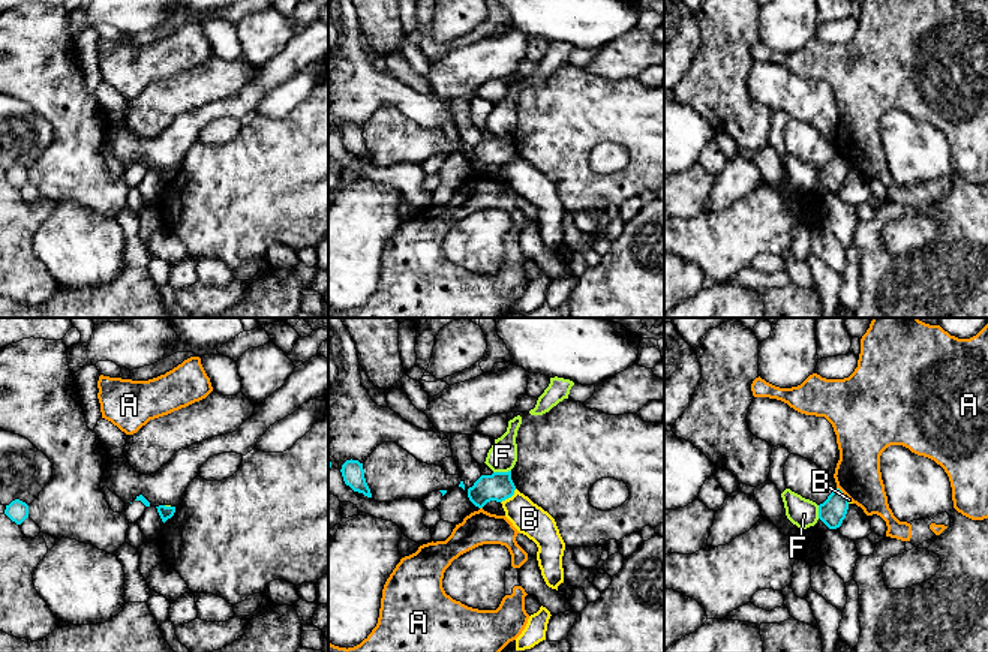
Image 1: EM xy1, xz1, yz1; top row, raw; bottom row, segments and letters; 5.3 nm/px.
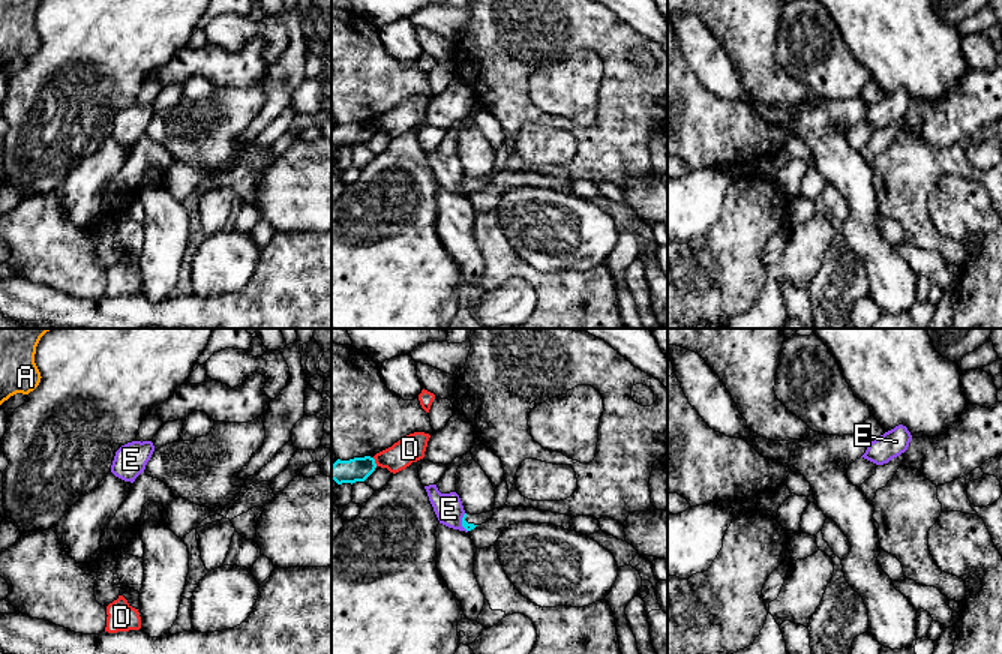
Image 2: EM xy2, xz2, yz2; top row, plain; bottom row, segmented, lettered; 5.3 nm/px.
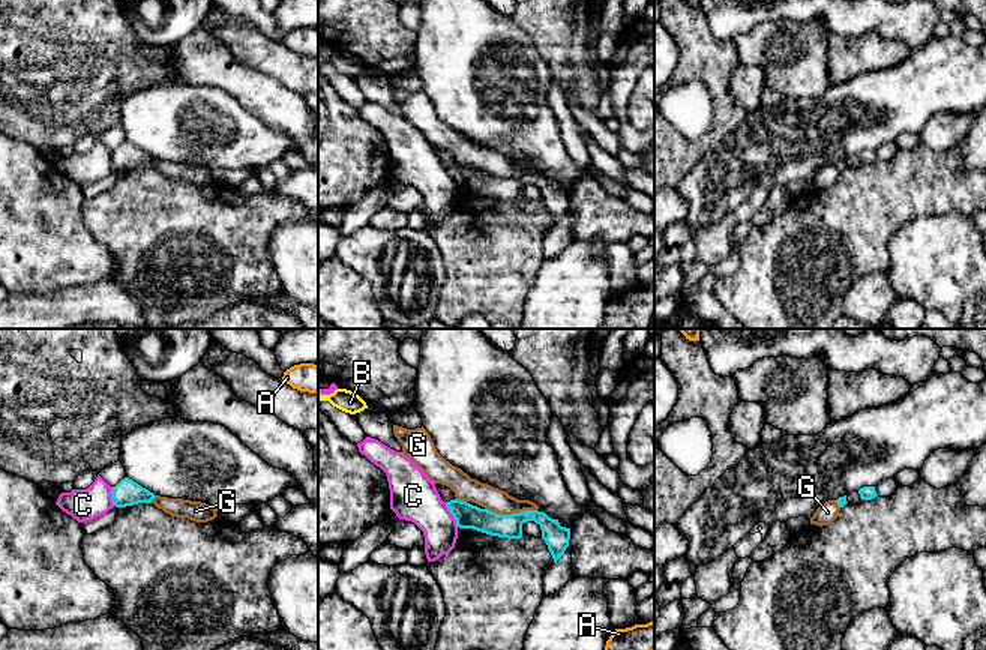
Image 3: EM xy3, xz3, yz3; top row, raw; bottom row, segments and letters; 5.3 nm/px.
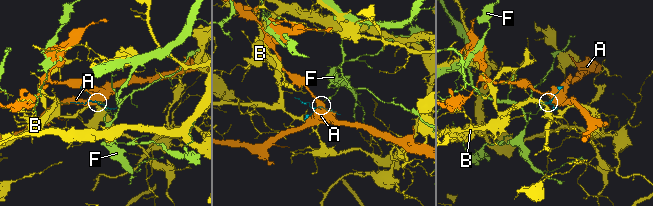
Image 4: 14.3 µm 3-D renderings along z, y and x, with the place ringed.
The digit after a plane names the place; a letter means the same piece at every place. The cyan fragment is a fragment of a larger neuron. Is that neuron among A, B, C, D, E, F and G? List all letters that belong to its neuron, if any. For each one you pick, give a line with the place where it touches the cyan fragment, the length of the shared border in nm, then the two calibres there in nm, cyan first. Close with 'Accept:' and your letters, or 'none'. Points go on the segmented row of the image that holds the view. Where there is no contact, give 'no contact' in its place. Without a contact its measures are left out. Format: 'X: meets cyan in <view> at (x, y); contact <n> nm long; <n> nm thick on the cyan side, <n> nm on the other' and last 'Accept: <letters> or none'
Accept: none

